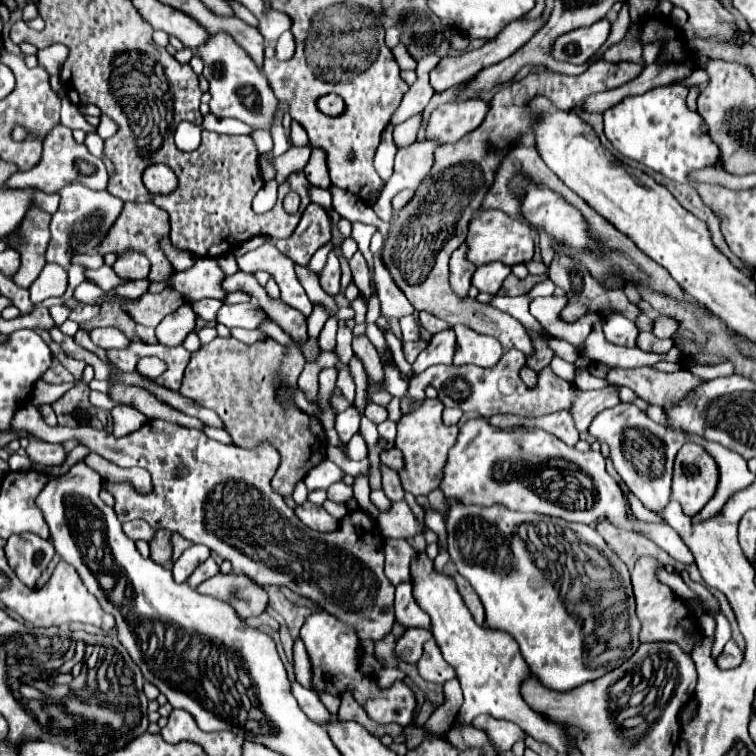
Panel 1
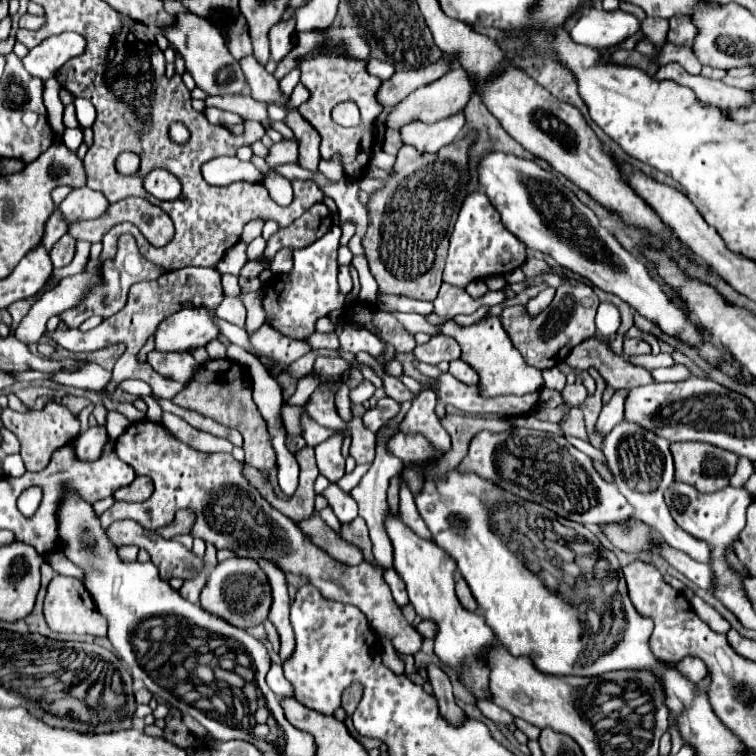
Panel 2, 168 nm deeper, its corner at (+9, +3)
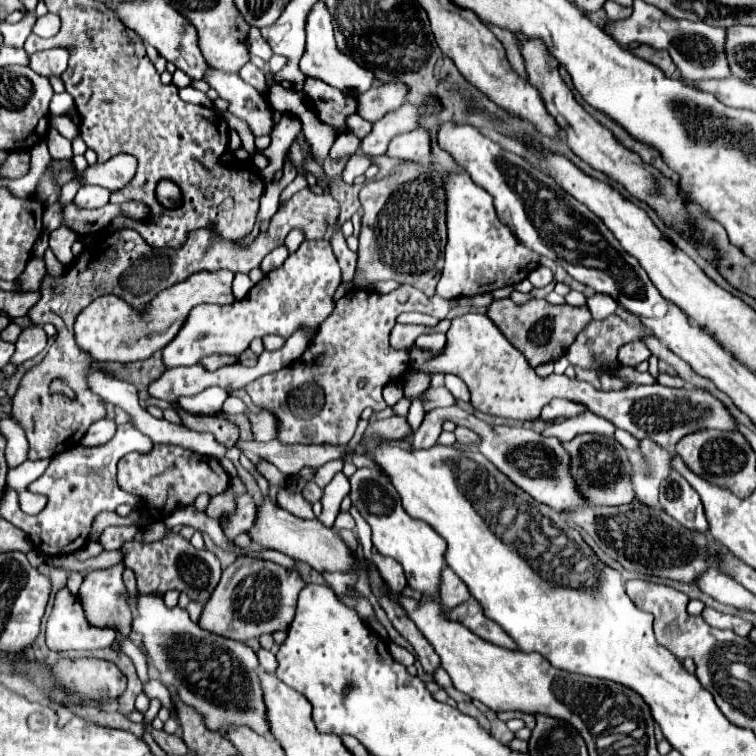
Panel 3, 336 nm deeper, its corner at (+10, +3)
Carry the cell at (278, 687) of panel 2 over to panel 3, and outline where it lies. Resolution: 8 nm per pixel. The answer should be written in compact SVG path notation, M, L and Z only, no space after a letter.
M258 650L258 660L260 660L260 666L268 672L268 674L276 674L276 668L278 668L278 662L276 662L276 656L268 650Z

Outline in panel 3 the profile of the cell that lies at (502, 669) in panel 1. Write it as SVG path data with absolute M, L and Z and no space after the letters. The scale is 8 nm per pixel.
M358 468L350 476L350 498L372 528L372 542L380 554L402 564L408 586L426 598L436 598L442 586L442 570L446 568L446 542L426 522L408 516L402 500L386 476L372 468Z

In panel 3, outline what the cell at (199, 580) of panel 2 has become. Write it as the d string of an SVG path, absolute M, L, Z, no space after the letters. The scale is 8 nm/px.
M180 594L180 600L178 600L178 604L180 604L182 608L186 608L186 610L188 610L190 618L192 618L194 622L198 622L198 618L200 618L200 612L202 612L202 606L200 606L200 604L194 604L192 600L188 600L188 596L186 596L186 594Z

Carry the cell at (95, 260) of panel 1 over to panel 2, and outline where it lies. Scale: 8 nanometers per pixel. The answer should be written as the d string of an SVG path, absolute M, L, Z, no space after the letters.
M69 234L61 236L61 238L55 242L55 246L51 248L49 254L51 254L51 260L53 260L53 266L55 266L55 268L63 268L63 266L71 264L73 254L75 254L75 240L73 240Z

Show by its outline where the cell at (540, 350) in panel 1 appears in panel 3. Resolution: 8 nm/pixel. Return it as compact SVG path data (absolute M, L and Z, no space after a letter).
M510 298L496 300L488 308L488 318L494 320L494 324L500 328L500 332L510 340L514 348L518 348L530 366L540 366L546 362L556 362L560 360L578 332L590 324L590 310L584 306L570 306L570 304L550 304L550 302L526 302L526 304L514 304Z

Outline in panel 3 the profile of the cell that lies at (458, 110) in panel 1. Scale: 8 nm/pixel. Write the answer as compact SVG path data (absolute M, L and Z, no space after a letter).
M416 128L412 132L396 136L390 142L386 156L396 158L396 160L422 160L422 158L428 158L432 154L430 144L432 144L430 130Z

